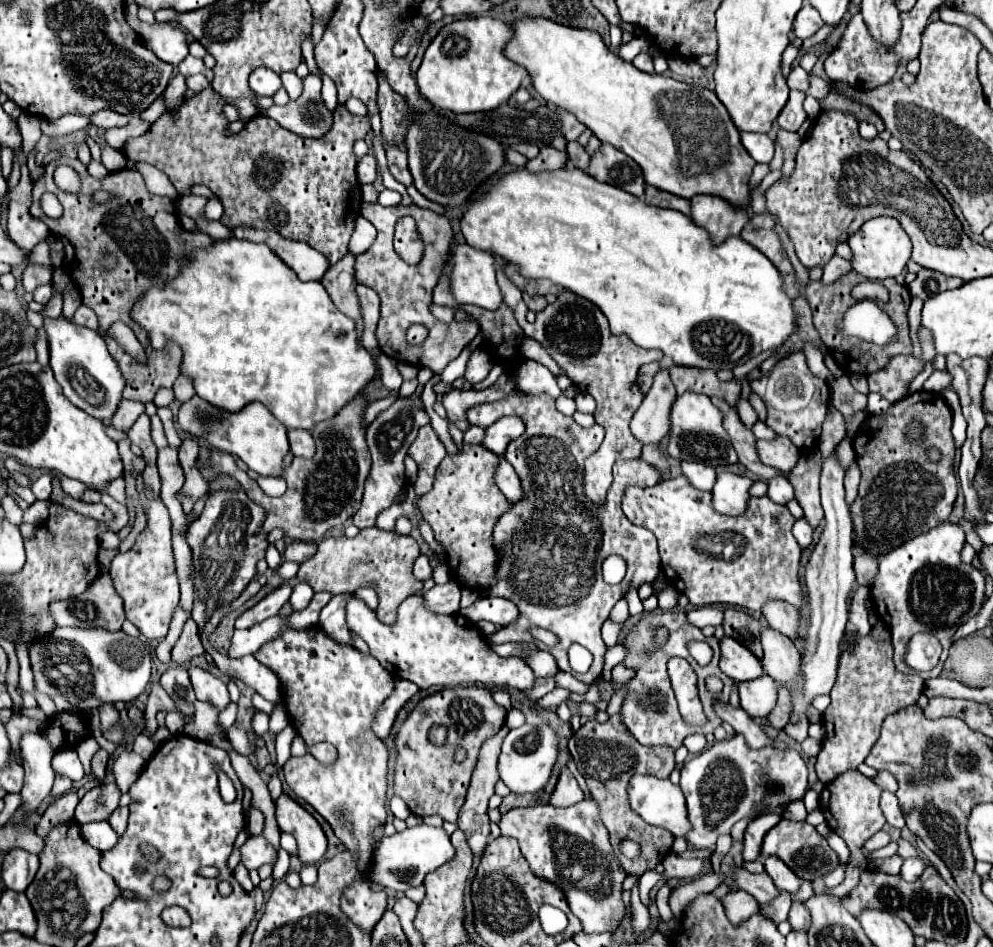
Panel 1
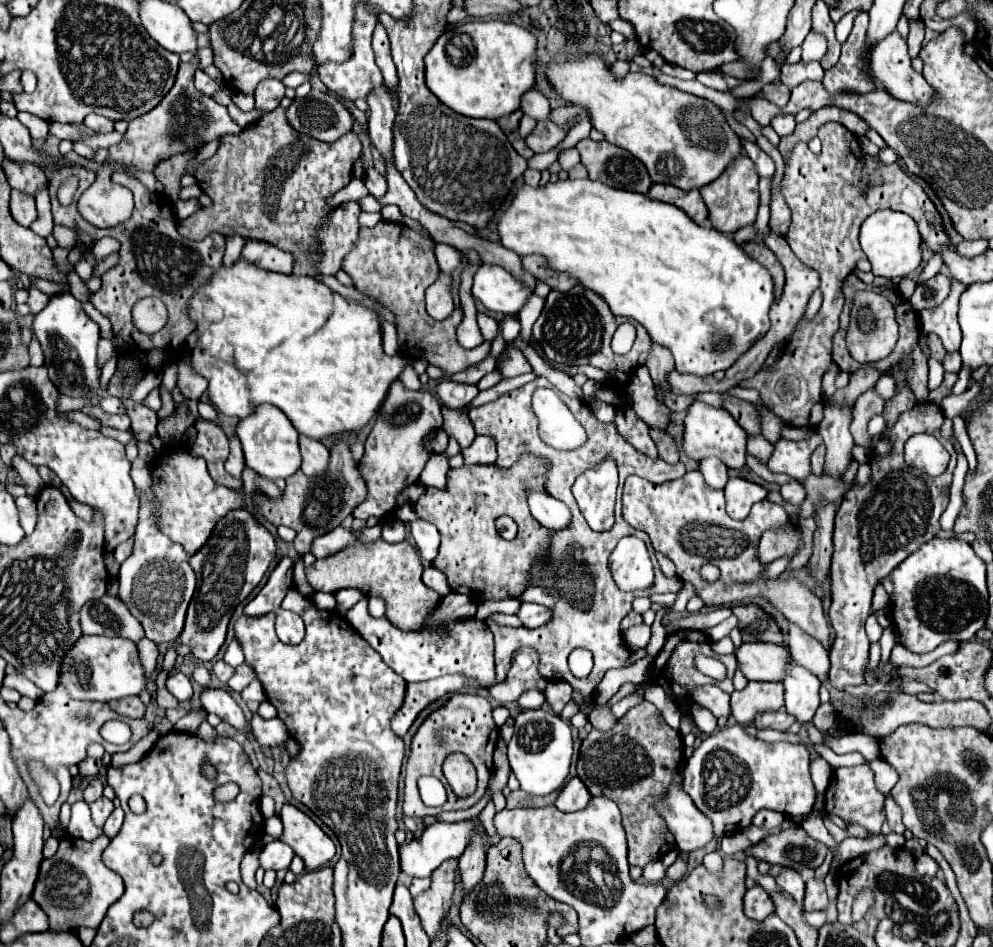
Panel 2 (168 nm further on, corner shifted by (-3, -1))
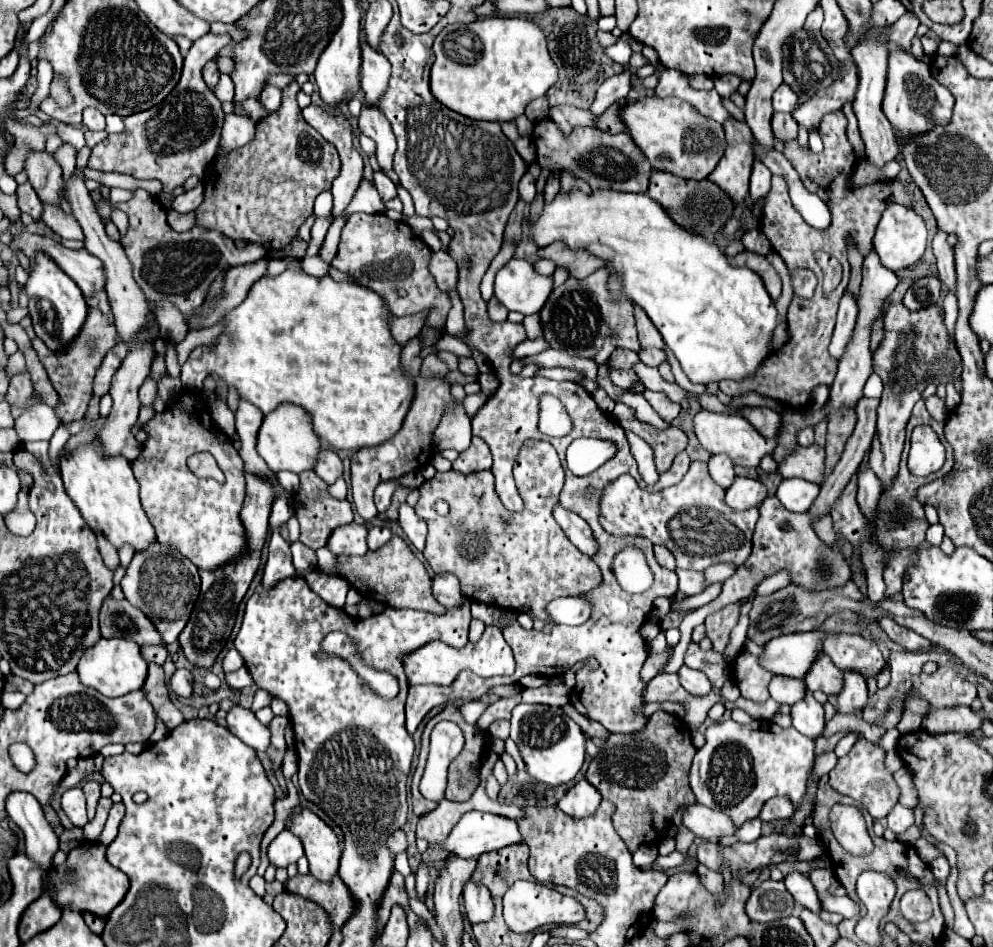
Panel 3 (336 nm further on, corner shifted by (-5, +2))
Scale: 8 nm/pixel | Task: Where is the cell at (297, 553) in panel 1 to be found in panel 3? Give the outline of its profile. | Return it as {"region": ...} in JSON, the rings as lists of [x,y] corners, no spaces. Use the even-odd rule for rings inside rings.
{"region":[[[348,523],[348,525],[340,525],[336,527],[336,531],[332,531],[326,547],[336,555],[364,555],[368,551],[368,527],[366,525],[358,525],[358,523]]]}

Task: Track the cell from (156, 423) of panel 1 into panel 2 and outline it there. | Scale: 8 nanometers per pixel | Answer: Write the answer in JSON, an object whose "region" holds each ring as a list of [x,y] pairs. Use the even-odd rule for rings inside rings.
{"region":[[[160,388],[160,396],[162,396],[162,408],[158,410],[158,416],[164,418],[164,416],[170,416],[176,406],[172,402],[172,392],[168,388]]]}

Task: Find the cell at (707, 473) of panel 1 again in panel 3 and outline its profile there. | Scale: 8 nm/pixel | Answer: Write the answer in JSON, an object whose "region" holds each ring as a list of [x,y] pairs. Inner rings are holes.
{"region":[[[712,455],[710,461],[708,461],[708,467],[710,467],[710,477],[724,489],[728,489],[736,477],[734,473],[734,465],[730,461],[728,455]]]}

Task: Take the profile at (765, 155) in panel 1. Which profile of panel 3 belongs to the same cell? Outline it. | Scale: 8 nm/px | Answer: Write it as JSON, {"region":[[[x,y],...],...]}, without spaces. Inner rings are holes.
{"region":[[[758,159],[752,165],[752,177],[750,177],[750,197],[752,201],[758,201],[760,197],[764,197],[770,191],[770,169],[764,167],[764,163],[760,163]]]}

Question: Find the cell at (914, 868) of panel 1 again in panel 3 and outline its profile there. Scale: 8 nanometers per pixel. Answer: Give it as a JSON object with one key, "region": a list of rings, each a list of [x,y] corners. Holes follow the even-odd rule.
{"region":[[[936,857],[934,861],[930,861],[930,871],[934,873],[934,877],[938,881],[944,881],[948,877],[948,871],[950,871],[946,857]]]}

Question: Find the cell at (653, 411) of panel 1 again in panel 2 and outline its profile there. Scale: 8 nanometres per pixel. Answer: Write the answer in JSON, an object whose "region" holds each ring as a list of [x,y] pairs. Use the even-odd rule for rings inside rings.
{"region":[[[652,342],[652,350],[650,350],[650,358],[646,362],[646,368],[652,376],[652,380],[656,384],[660,384],[660,390],[668,392],[668,384],[666,384],[666,374],[670,370],[674,370],[674,360],[670,358],[670,352],[664,346],[658,346],[656,342]]]}

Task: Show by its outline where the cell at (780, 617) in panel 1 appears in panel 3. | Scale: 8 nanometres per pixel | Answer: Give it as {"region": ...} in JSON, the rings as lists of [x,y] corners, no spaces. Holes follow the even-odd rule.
{"region":[[[820,653],[806,673],[804,683],[810,691],[820,689],[826,695],[836,695],[836,691],[842,687],[842,671],[832,663],[832,659],[828,659],[826,653]]]}

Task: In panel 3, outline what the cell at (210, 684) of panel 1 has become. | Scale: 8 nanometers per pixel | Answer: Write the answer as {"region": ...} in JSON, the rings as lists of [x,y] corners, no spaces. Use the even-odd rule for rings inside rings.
{"region":[[[234,705],[228,715],[226,723],[230,733],[234,733],[240,741],[250,745],[254,751],[266,751],[270,745],[270,731],[268,727],[260,725],[256,715],[250,709],[244,709],[242,705]]]}

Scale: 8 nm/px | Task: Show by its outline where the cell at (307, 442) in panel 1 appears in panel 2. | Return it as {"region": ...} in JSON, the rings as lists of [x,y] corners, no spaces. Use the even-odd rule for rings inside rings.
{"region":[[[300,436],[300,450],[302,450],[302,472],[306,476],[318,476],[322,474],[322,470],[326,470],[330,452],[322,442],[310,440],[308,436]]]}

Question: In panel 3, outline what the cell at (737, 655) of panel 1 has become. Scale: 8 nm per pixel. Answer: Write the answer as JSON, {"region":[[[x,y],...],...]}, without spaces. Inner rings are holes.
{"region":[[[824,631],[780,635],[764,645],[758,661],[772,675],[802,679],[812,665],[812,659],[822,651],[820,639],[824,639],[824,635]]]}

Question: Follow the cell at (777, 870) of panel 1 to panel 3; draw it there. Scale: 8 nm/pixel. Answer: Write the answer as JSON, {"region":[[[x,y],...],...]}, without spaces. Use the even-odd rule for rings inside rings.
{"region":[[[788,873],[784,877],[784,885],[794,895],[794,901],[800,903],[802,907],[808,907],[810,911],[820,911],[820,899],[810,883],[810,879],[802,873]]]}

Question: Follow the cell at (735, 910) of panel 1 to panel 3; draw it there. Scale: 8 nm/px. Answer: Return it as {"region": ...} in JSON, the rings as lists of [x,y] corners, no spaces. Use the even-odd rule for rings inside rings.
{"region":[[[764,881],[760,887],[752,889],[752,895],[746,903],[746,913],[752,921],[768,923],[782,917],[790,917],[794,909],[794,899],[786,891],[782,881]]]}

